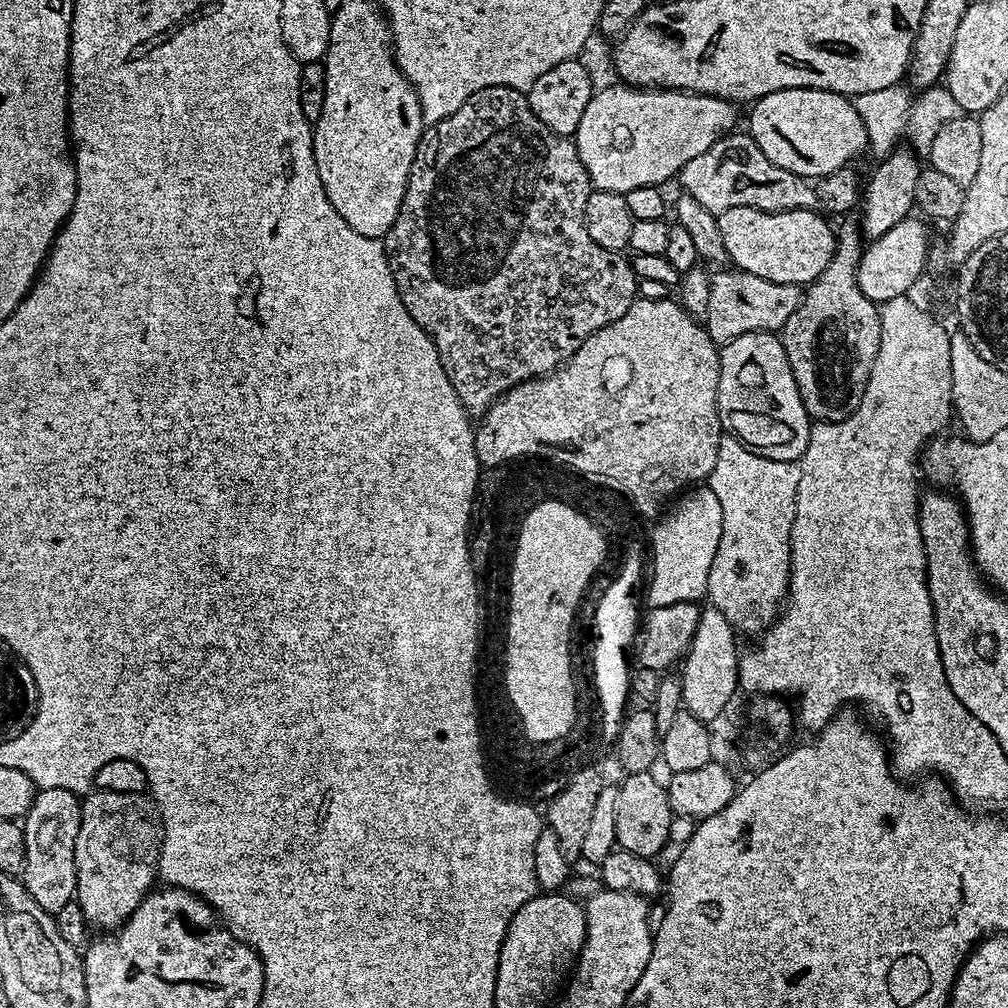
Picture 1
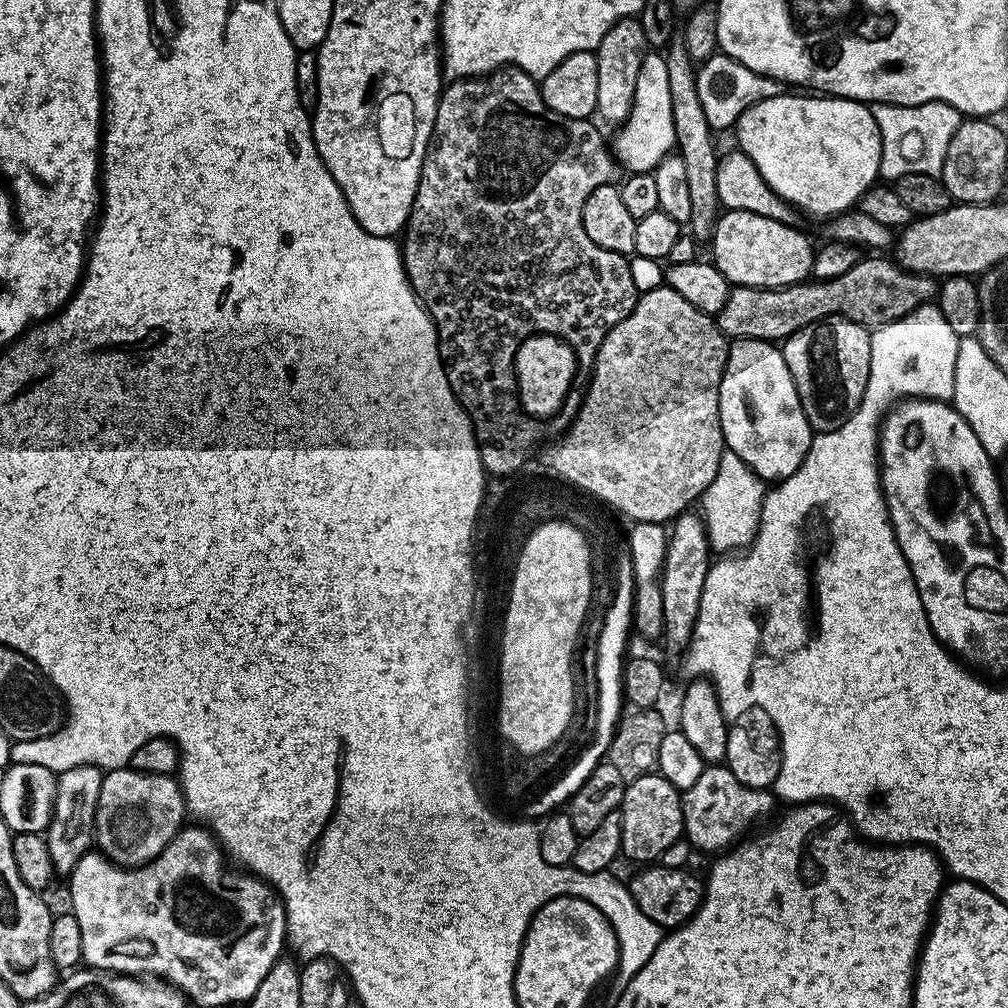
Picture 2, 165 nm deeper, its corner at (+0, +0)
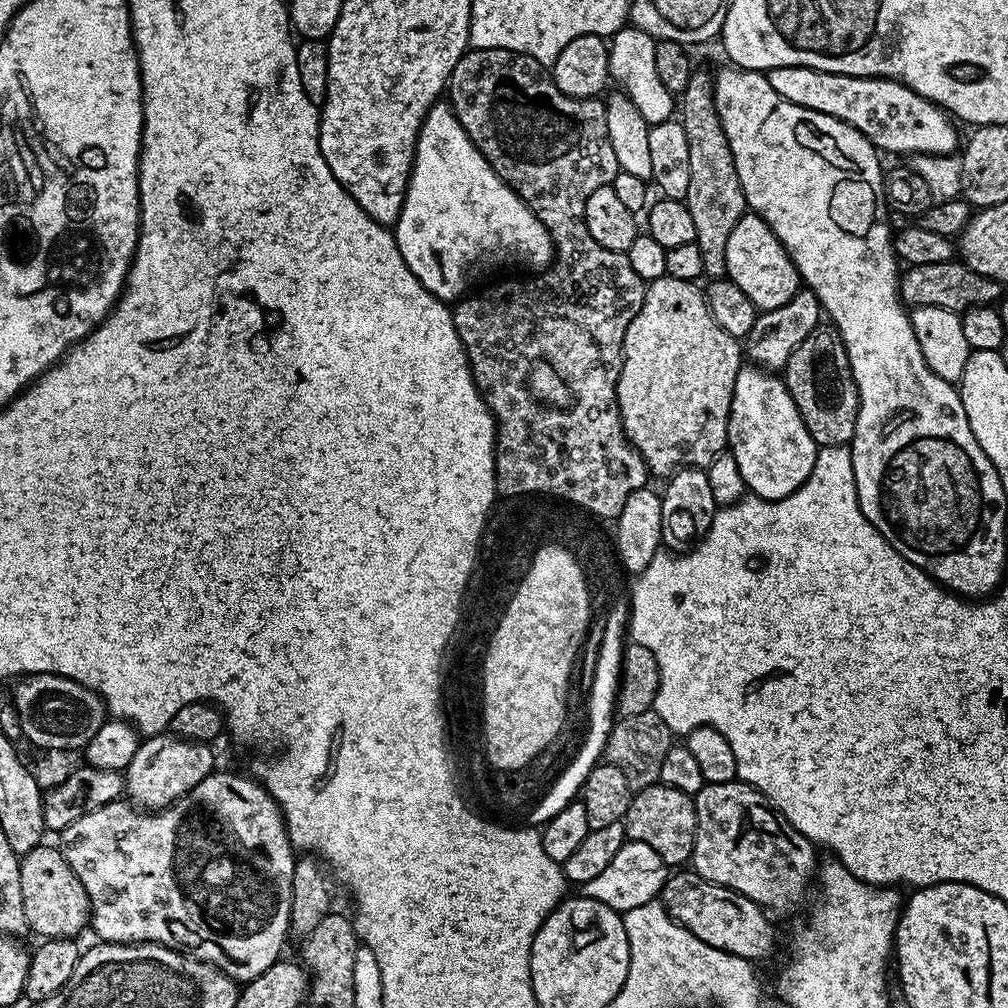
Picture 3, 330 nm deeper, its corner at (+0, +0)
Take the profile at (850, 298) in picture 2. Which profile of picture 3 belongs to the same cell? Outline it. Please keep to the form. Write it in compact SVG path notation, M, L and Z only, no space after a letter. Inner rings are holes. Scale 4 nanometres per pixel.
M953 258L946 262L933 262L931 266L908 266L903 269L900 277L900 298L905 305L912 308L922 306L938 306L942 310L950 310L957 314L963 314L974 306L999 305L1002 299L1002 286L994 278L986 278L986 274L978 274L978 270L970 270L963 260Z

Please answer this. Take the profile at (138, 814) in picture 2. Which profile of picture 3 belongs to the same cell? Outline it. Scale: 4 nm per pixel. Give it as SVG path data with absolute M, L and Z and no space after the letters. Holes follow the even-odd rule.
M161 734L141 739L134 758L124 772L126 796L133 805L144 810L163 810L181 800L191 788L198 786L217 767L213 749L175 734Z

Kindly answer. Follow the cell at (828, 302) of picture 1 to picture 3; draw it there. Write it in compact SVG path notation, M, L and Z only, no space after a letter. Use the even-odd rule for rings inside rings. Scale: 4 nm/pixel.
M821 326L806 334L806 338L798 342L798 350L790 354L788 363L784 365L782 379L784 385L790 390L790 398L794 398L794 406L798 406L798 414L802 414L802 422L806 422L806 430L810 430L810 438L814 438L814 442L820 448L851 445L852 439L856 436L860 399L850 370L846 346L835 327Z

